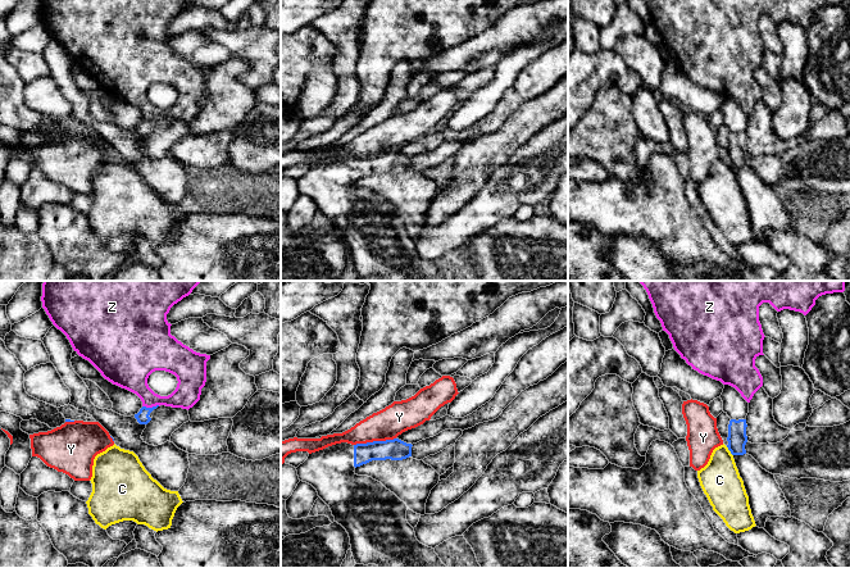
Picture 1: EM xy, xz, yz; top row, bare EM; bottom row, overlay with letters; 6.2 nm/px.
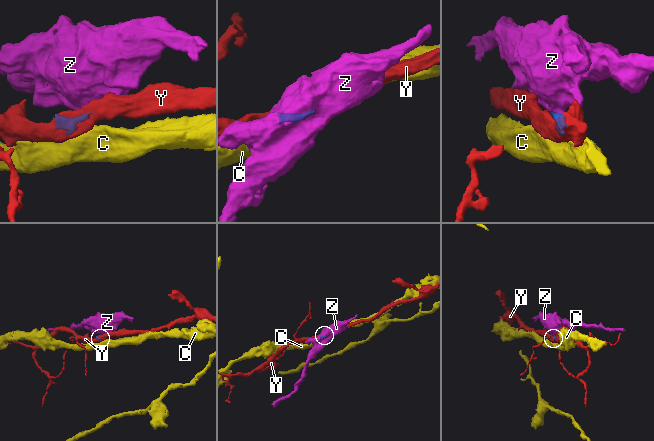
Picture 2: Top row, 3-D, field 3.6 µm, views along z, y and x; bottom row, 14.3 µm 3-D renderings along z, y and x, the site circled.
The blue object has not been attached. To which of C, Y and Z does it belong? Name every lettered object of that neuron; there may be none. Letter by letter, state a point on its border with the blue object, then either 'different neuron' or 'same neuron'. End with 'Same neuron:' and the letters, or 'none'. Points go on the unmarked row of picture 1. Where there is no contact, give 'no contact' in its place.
C: yz (730, 163) | different neuron
Y: xz (374, 154) | different neuron
Z: xy (150, 121) | different neuron
Same neuron: none

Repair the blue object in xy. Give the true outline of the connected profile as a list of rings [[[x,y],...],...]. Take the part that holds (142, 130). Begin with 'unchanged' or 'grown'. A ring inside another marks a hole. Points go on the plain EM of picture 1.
grown; [[[156,118],[153,121],[142,119],[135,131],[140,137],[145,137],[141,151],[149,158],[162,158],[171,153],[172,146],[183,136],[190,133],[188,123]]]

